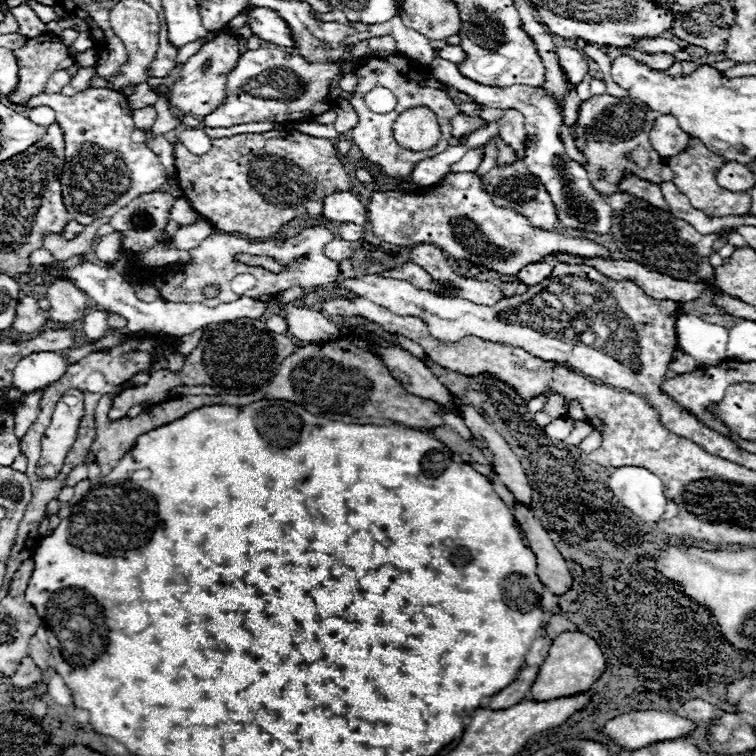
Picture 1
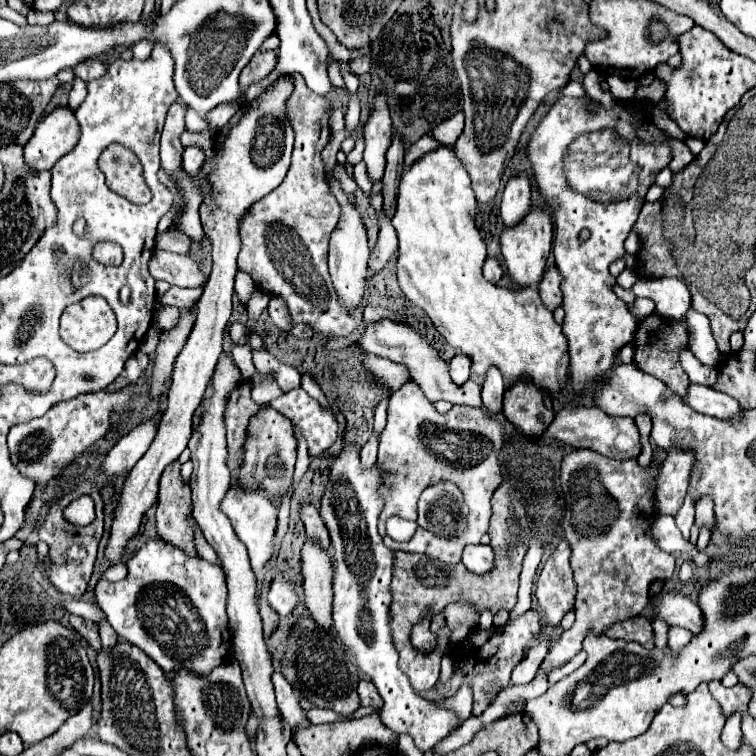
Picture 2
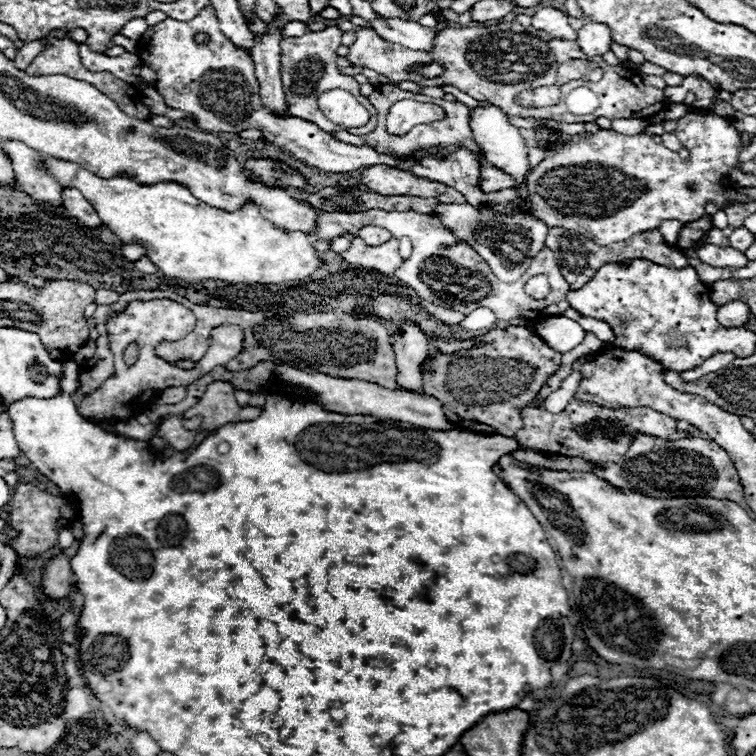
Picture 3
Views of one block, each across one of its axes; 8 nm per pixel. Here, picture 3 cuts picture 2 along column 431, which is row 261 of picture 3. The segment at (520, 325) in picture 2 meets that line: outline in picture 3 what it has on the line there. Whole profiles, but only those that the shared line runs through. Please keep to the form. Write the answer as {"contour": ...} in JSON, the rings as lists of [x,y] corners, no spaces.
{"contour":[[[50,158],[46,160],[44,168],[48,170],[48,174],[64,188],[76,188],[82,192],[82,196],[92,204],[92,208],[96,208],[96,212],[100,214],[100,220],[124,242],[124,244],[140,244],[146,248],[146,256],[158,266],[158,270],[164,274],[164,276],[172,276],[172,278],[190,278],[190,280],[204,280],[204,278],[214,278],[214,280],[224,280],[224,282],[258,282],[258,284],[282,284],[282,282],[288,282],[288,280],[302,280],[304,276],[310,276],[318,266],[320,266],[320,260],[316,256],[316,250],[312,248],[310,240],[306,234],[302,232],[288,232],[288,230],[282,230],[282,228],[276,228],[272,222],[268,222],[262,214],[260,214],[260,208],[254,204],[254,202],[246,202],[242,208],[234,210],[234,212],[226,212],[226,210],[220,210],[220,208],[214,208],[214,206],[208,206],[204,204],[202,200],[194,198],[192,192],[178,184],[178,182],[158,182],[158,184],[138,184],[134,178],[128,178],[128,176],[114,176],[114,178],[98,178],[96,174],[80,168],[78,164],[74,162],[68,162],[68,160],[56,160],[56,158]]]}

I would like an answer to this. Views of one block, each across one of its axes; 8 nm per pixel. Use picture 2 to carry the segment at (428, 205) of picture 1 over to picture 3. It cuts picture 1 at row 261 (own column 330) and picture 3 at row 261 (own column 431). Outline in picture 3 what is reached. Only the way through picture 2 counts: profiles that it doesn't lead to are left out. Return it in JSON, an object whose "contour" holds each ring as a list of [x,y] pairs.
{"contour":[[[706,244],[702,248],[696,250],[696,256],[700,262],[704,264],[710,264],[714,268],[728,268],[728,266],[734,266],[734,268],[740,268],[740,266],[746,266],[748,264],[748,258],[744,256],[744,252],[736,250],[736,248],[718,248],[714,244]]]}

